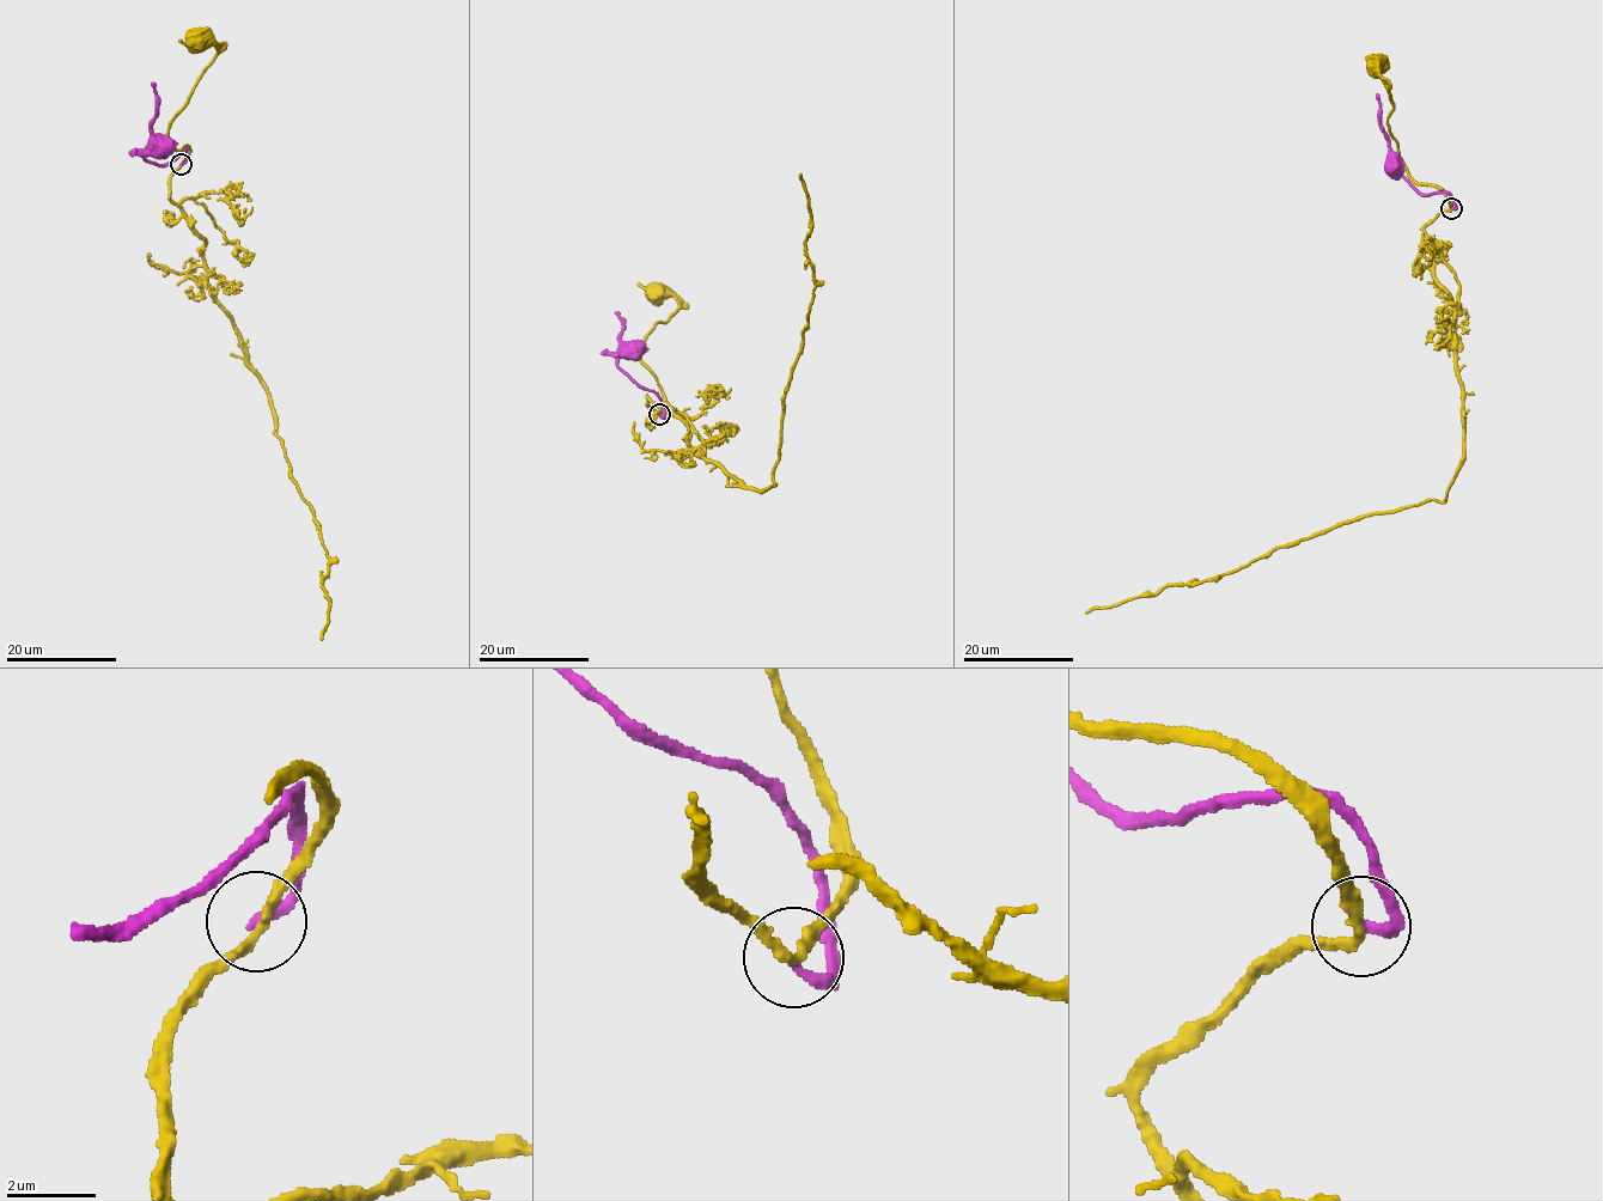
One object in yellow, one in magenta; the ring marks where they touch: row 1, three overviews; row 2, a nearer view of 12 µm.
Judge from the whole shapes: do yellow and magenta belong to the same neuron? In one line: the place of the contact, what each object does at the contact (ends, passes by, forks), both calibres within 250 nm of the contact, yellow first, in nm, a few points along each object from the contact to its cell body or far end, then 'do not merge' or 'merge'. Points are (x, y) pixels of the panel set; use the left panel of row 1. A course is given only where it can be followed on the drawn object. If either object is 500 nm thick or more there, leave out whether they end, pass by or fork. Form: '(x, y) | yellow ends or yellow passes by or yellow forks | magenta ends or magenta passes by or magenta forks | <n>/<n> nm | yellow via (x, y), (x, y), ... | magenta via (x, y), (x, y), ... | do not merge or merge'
(181, 164) | yellow passes by | magenta ends | 240/240 nm | yellow via (182, 164), (189, 147), (180, 151), (171, 146), (171, 120), (215, 55), (217, 47), (197, 41) | magenta via (181, 164), (186, 160), (184, 150), (174, 160), (158, 166), (145, 158), (147, 152), (162, 146) | do not merge

